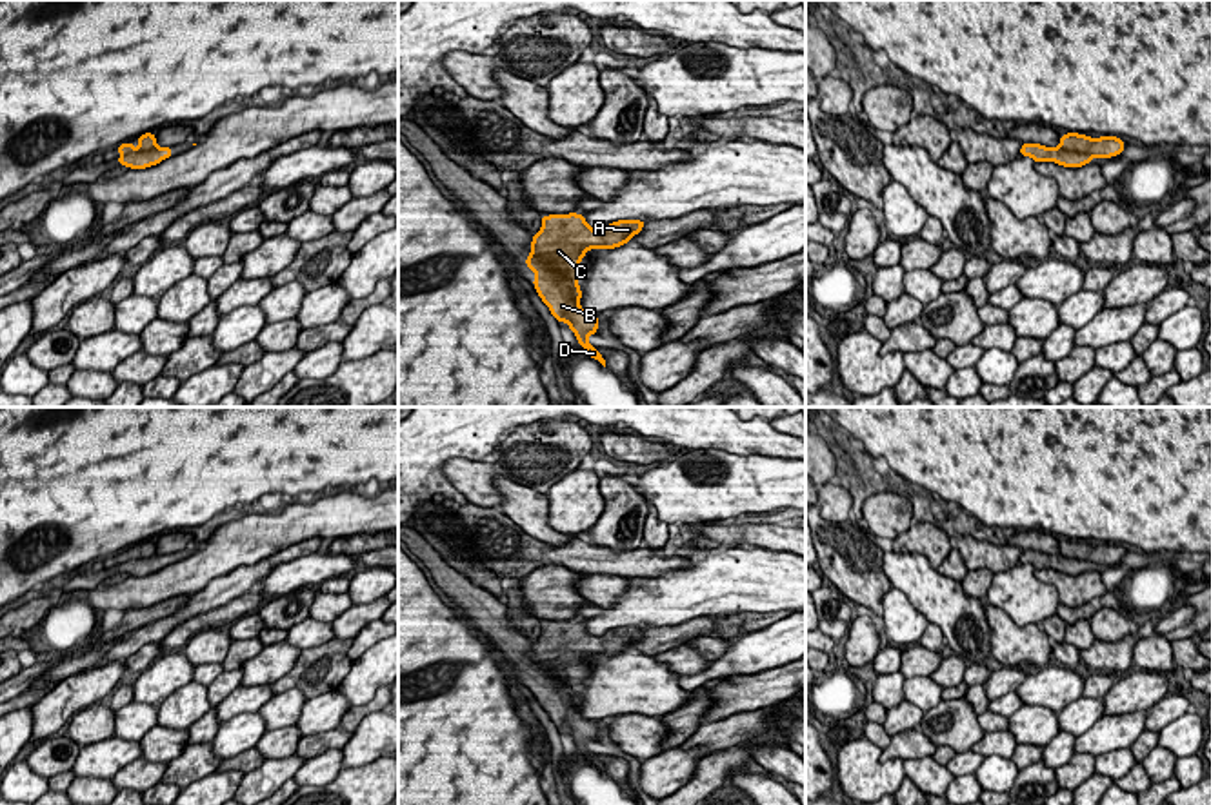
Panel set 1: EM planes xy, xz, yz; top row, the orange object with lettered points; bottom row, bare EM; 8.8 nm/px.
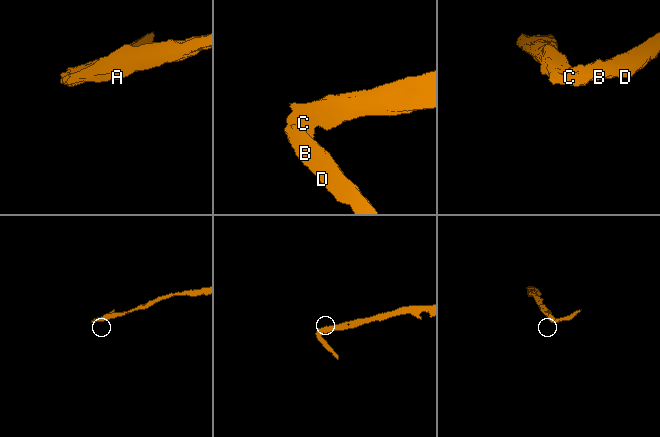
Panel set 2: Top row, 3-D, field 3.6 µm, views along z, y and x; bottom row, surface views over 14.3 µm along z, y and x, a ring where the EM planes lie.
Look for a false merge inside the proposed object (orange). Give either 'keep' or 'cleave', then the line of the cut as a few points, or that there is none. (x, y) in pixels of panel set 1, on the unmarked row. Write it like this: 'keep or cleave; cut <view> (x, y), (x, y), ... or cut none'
cleave; cut xz (530, 662), (540, 675), (575, 687)

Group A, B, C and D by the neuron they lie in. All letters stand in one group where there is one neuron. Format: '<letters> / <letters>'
A C / B D

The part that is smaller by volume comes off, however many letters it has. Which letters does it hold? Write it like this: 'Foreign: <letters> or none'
Foreign: B, D

